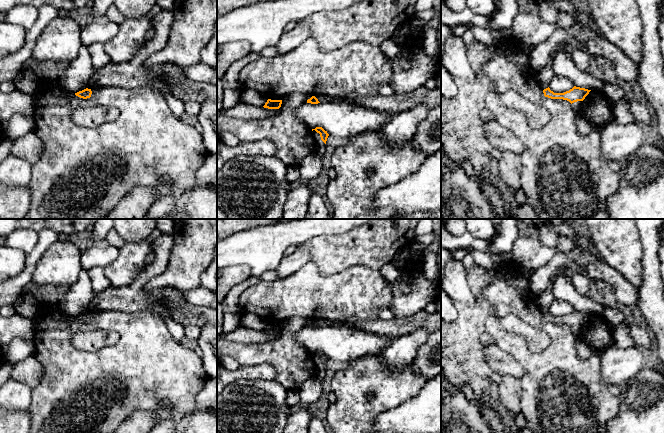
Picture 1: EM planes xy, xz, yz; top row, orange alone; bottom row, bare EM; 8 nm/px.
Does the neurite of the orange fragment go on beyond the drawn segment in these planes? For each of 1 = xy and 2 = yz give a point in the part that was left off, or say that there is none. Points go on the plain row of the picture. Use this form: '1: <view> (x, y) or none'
1: none
2: none

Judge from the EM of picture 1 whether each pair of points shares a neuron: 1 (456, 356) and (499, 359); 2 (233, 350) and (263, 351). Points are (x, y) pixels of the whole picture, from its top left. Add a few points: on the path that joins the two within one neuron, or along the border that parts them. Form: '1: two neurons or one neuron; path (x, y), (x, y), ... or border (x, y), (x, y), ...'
1: two neurons; border (482, 347), (485, 360), (493, 371)
2: one neuron; path (240, 351), (256, 351)

